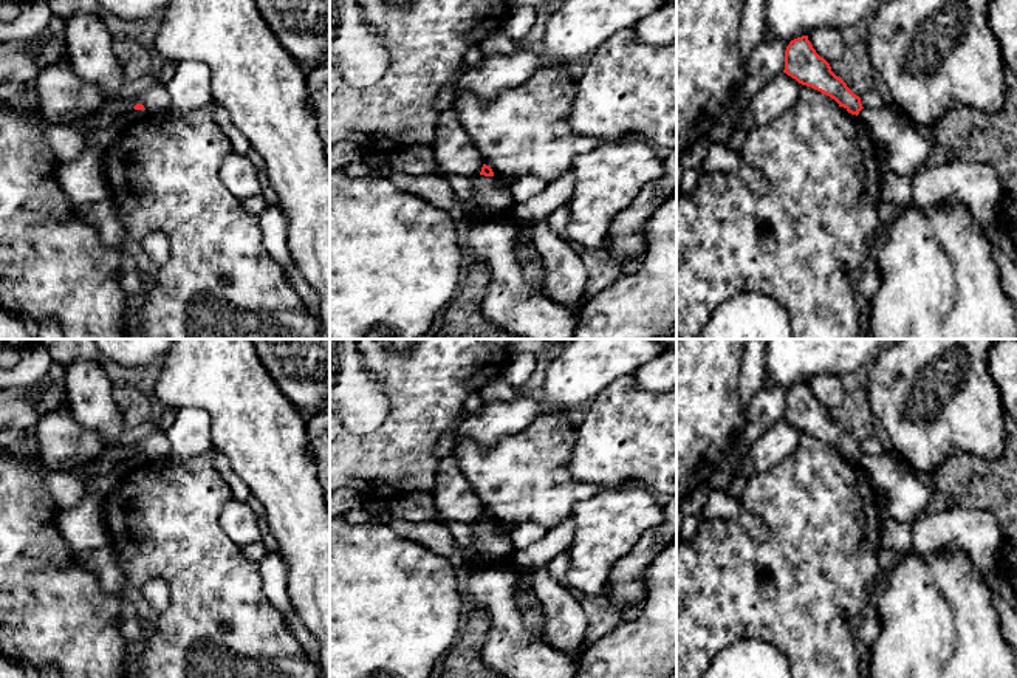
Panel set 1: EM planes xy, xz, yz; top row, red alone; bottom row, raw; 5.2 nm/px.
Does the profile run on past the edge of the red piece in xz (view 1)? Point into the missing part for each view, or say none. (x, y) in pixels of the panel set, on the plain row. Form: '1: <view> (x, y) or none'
1: none

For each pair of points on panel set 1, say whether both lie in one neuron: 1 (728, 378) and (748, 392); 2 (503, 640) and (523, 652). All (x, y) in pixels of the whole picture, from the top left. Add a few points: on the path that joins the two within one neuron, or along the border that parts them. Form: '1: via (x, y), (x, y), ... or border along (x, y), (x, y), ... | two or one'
1: border along (742, 355), (740, 400), (743, 410) | two
2: via (508, 644), (519, 652) | one

